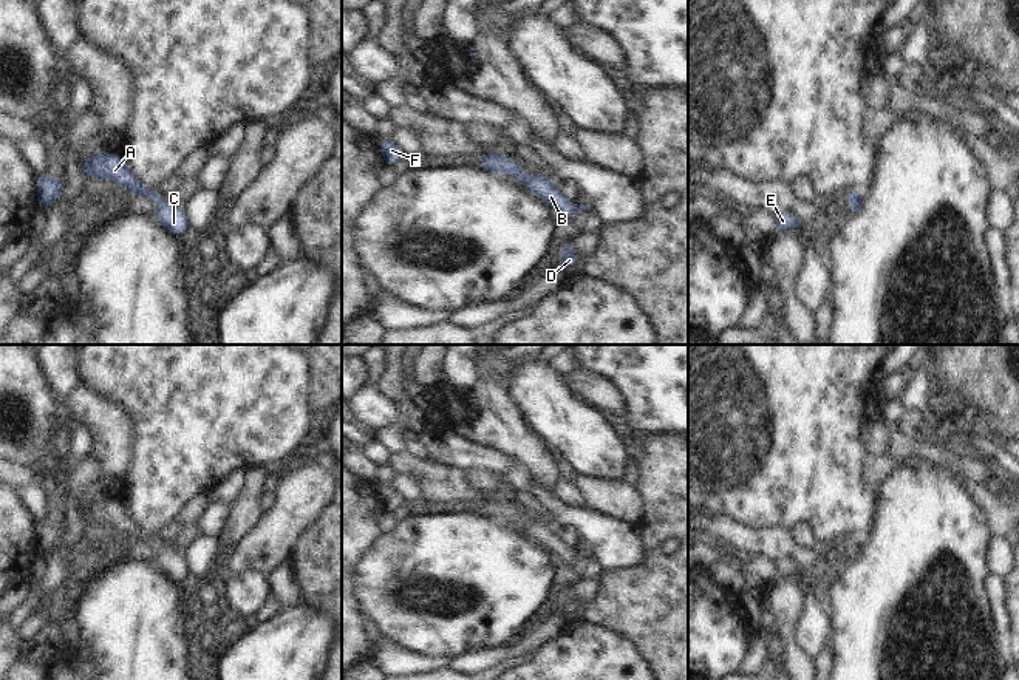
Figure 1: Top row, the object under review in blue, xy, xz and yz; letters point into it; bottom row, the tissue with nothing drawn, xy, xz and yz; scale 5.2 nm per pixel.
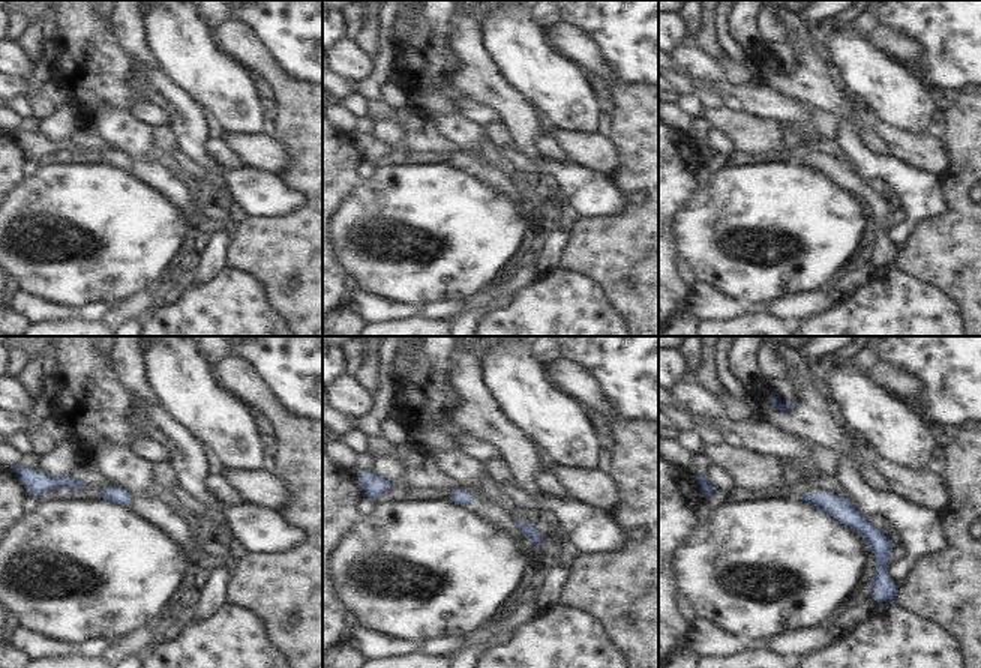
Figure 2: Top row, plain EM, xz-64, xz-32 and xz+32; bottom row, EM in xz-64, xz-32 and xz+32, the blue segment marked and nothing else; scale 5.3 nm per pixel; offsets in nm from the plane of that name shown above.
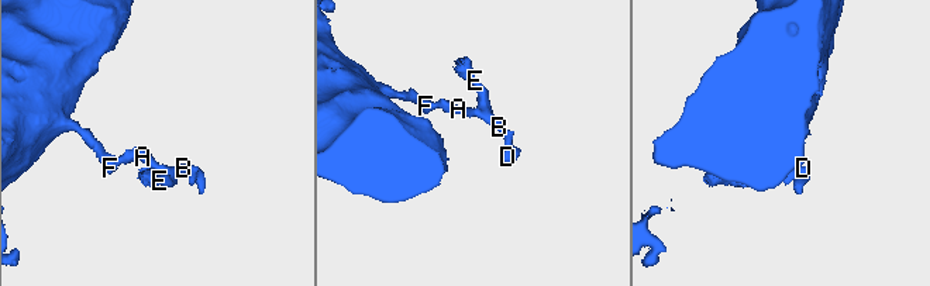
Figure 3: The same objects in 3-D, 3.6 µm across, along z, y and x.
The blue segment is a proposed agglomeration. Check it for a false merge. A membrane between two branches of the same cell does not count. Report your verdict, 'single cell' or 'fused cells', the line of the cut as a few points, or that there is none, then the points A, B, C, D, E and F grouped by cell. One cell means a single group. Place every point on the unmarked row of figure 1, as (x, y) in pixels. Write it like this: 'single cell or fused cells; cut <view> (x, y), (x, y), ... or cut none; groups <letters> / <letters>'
single cell; cut none; groups A B C D E F

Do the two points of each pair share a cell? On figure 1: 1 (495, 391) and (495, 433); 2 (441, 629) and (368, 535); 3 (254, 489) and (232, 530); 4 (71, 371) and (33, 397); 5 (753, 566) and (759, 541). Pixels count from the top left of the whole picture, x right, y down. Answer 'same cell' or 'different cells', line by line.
1: same cell
2: different cells
3: same cell
4: different cells
5: different cells

